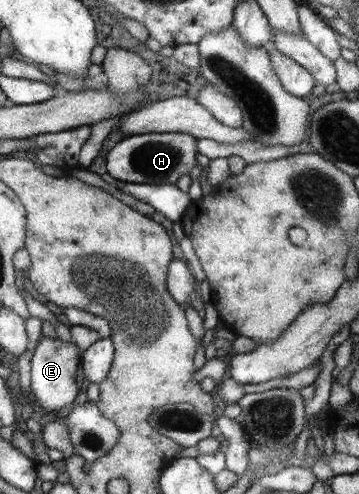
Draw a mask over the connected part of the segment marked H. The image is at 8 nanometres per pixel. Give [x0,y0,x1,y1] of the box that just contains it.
[106,133,195,184]

